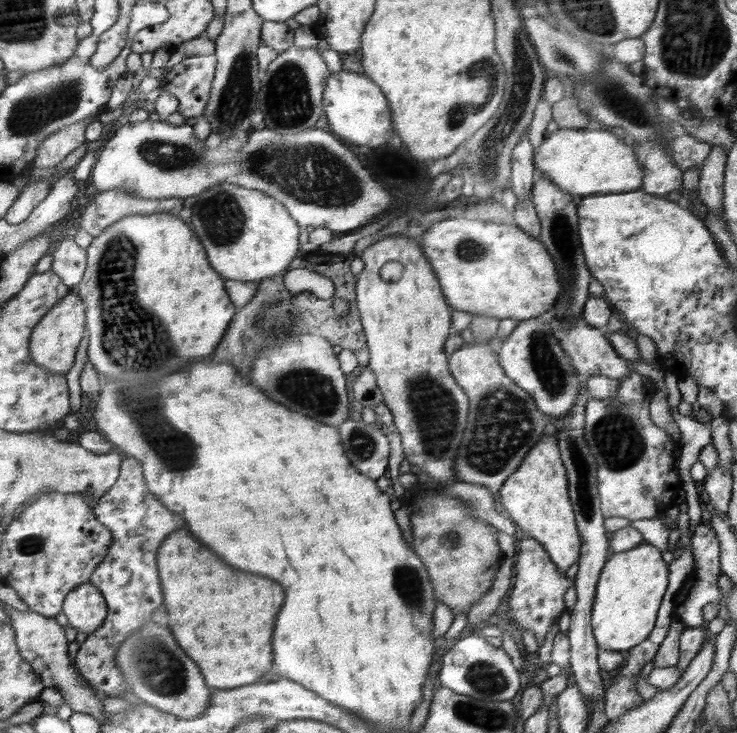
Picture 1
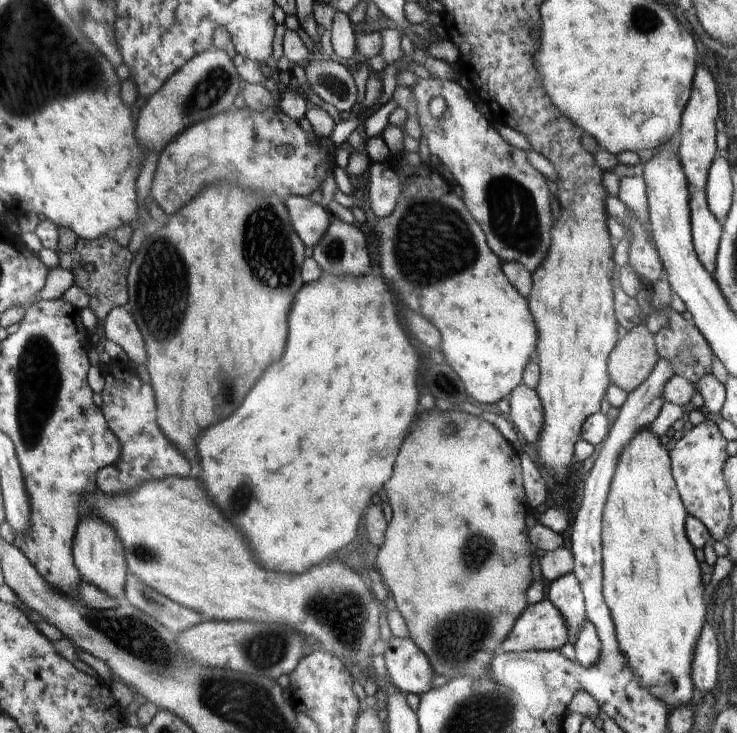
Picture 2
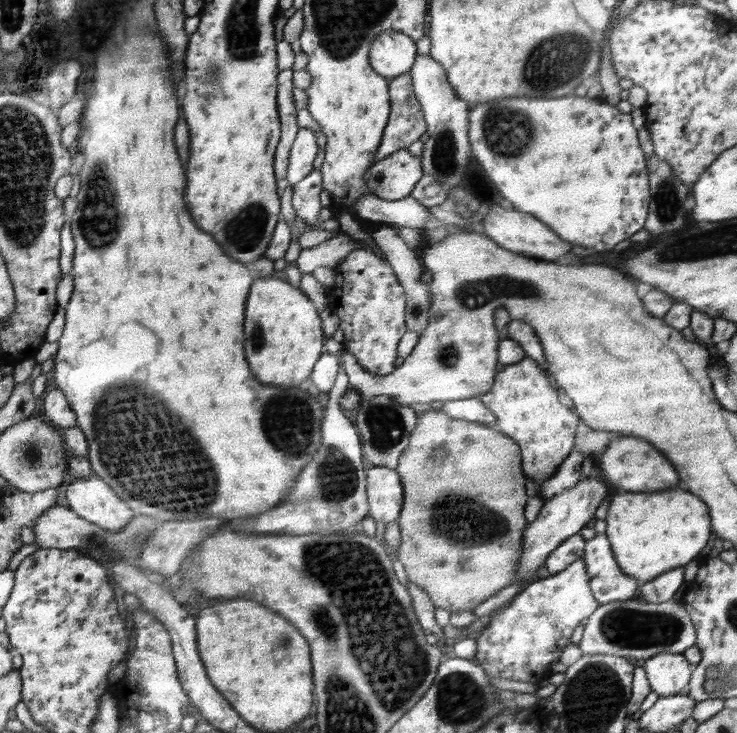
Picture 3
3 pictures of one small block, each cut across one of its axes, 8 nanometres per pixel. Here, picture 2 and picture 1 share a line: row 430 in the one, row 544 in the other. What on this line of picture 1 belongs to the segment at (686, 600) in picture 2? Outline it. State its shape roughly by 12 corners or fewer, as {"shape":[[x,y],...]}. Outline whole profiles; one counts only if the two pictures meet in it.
{"shape":[[647,541],[614,553],[591,610],[598,648],[646,641],[668,566]]}

